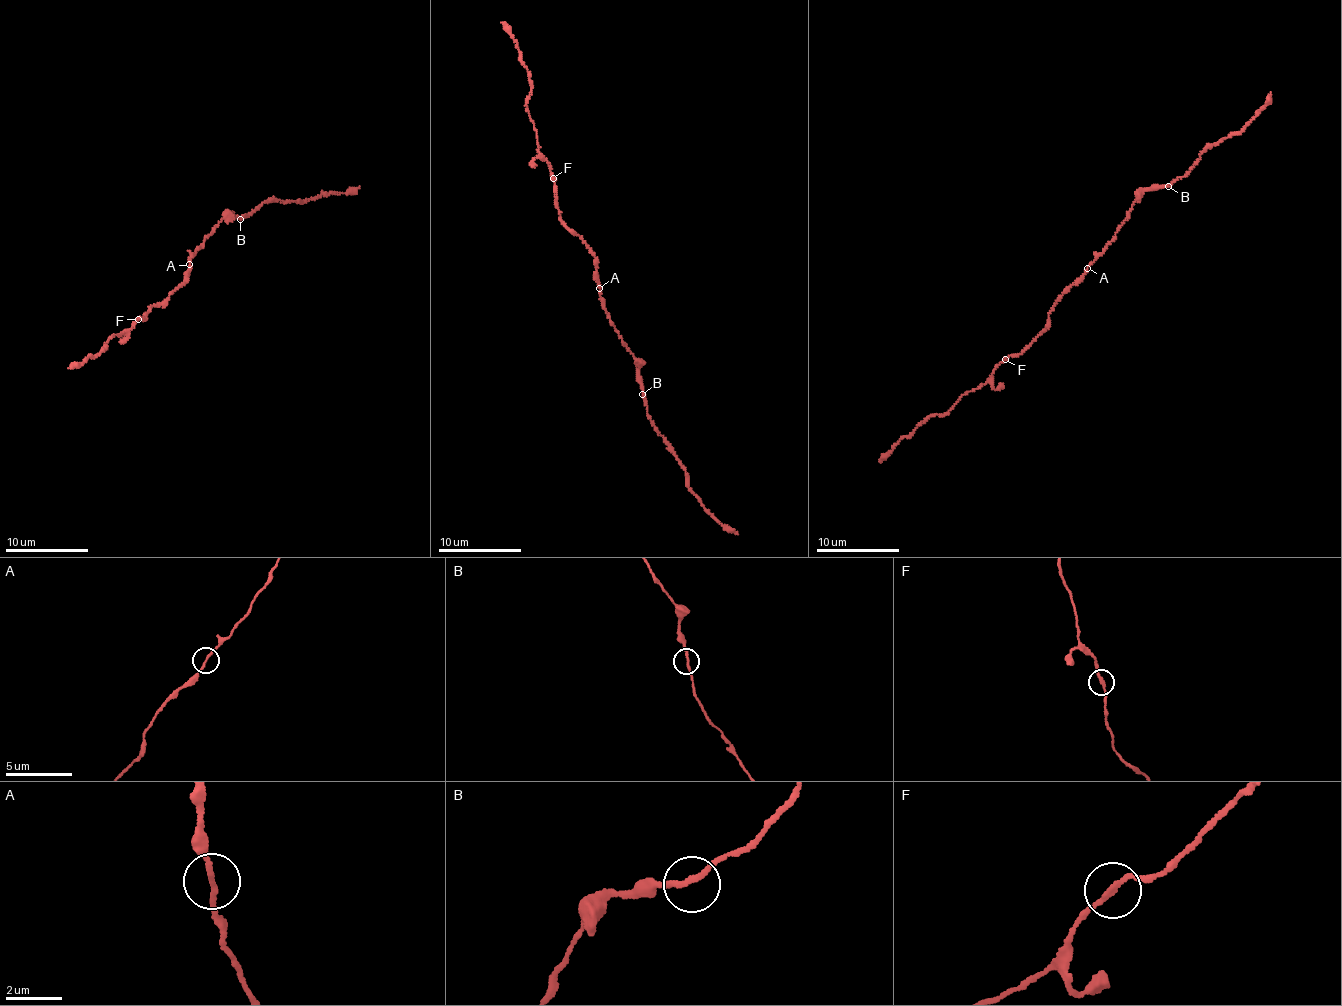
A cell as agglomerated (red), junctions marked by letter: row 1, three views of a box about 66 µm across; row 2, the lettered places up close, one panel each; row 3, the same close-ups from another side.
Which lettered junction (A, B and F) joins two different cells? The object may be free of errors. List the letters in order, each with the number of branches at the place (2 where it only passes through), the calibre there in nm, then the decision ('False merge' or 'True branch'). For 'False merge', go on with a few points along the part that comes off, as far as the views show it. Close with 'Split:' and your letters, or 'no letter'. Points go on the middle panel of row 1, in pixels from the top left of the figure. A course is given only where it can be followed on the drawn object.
A: Branches: 2. Thickness 170 nm. True branch
B: Branches: 2. Thickness 190 nm. True branch
F: Branches: 2. Thickness 190 nm. True branch
Split: no letter

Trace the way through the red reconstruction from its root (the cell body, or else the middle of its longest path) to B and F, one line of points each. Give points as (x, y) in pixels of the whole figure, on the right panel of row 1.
B: (1087, 270), (1114, 237), (1144, 190), (1168, 186)
F: (1087, 270), (1059, 297), (1044, 331), (1022, 352), (1004, 359)

